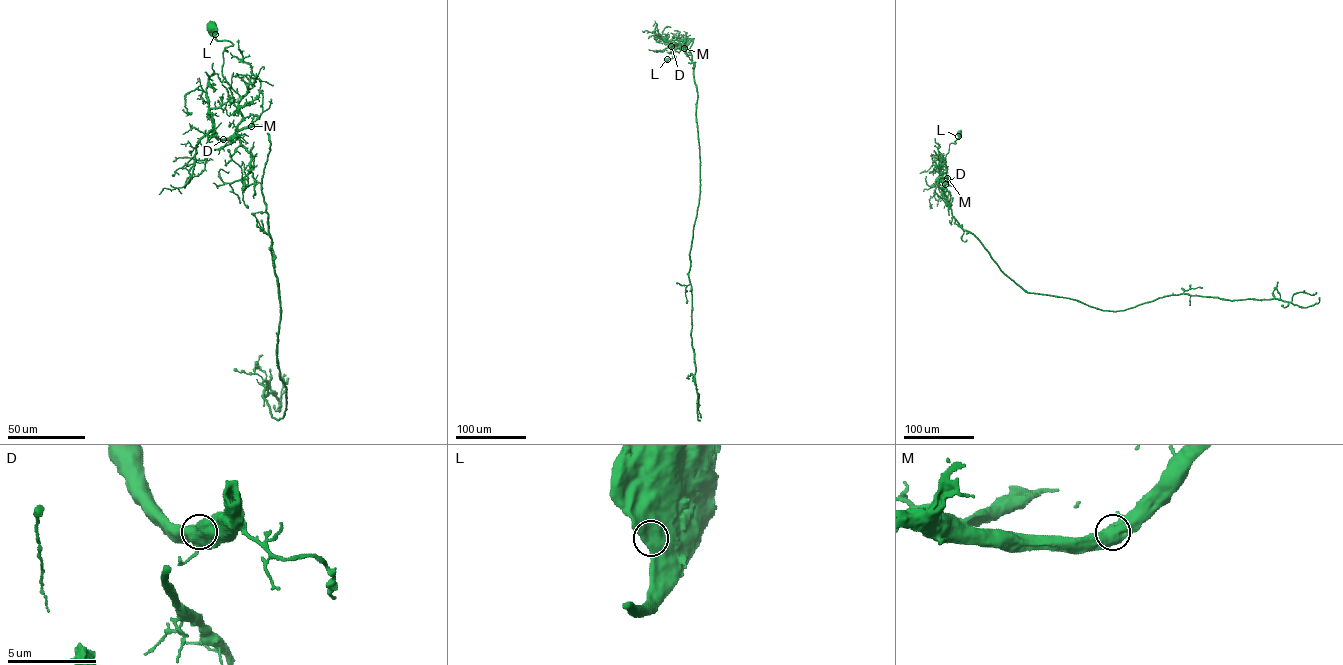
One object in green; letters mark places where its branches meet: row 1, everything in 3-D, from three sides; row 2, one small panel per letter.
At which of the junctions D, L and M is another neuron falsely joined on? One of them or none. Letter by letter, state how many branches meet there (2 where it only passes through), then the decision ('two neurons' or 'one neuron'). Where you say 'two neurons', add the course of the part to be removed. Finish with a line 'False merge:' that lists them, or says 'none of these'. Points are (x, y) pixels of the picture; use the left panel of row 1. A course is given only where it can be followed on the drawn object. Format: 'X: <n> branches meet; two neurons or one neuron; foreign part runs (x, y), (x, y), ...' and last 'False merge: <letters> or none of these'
D: 1 branches meet; one neuron
L: 1 branches meet; one neuron
M: 1 branches meet; one neuron
False merge: none of these

